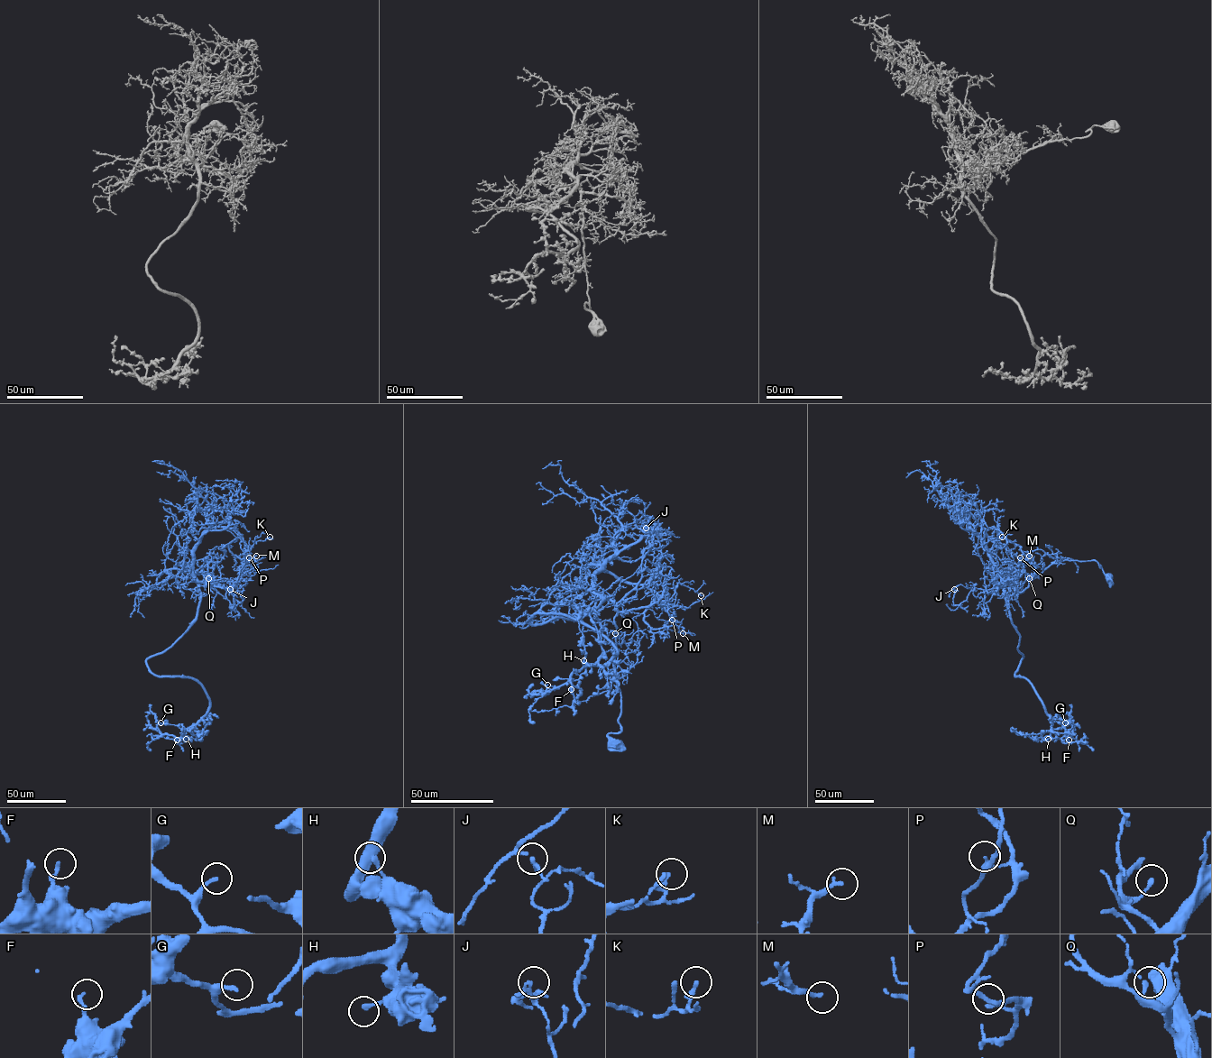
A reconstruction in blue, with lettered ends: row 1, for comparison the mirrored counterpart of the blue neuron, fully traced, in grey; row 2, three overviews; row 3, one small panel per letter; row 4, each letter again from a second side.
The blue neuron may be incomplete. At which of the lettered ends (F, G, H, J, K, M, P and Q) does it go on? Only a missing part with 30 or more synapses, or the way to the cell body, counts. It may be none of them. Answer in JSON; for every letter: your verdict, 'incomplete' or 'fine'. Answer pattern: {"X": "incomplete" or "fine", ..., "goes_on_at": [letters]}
{"F": "fine", "G": "fine", "H": "fine", "J": "fine", "K": "fine", "M": "fine", "P": "fine", "Q": "fine", "goes_on_at": []}

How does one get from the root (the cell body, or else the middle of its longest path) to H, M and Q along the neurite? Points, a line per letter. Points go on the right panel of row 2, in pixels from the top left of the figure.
H: (1108, 576), (1095, 560), (1061, 560), (1022, 592), (1002, 583), (1023, 655), (1014, 676), (1051, 716), (1048, 739)
M: (1108, 576), (1095, 560), (1061, 560), (1019, 592), (984, 534), (1016, 544), (1023, 565), (1029, 556)
Q: (1108, 576), (1095, 560), (1061, 560), (1051, 564), (1030, 582), (1029, 578)

